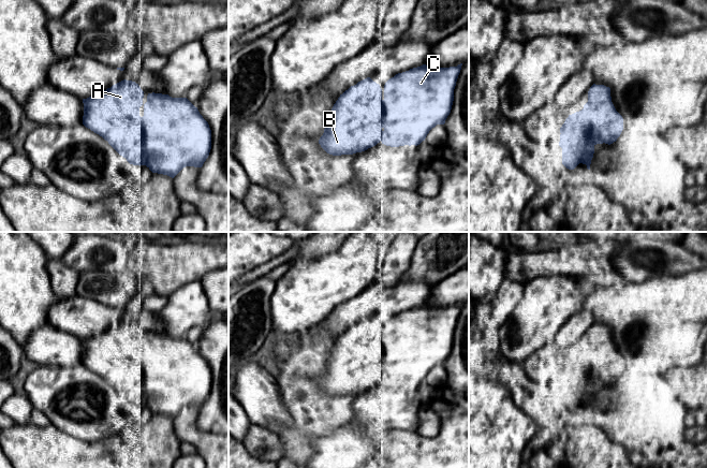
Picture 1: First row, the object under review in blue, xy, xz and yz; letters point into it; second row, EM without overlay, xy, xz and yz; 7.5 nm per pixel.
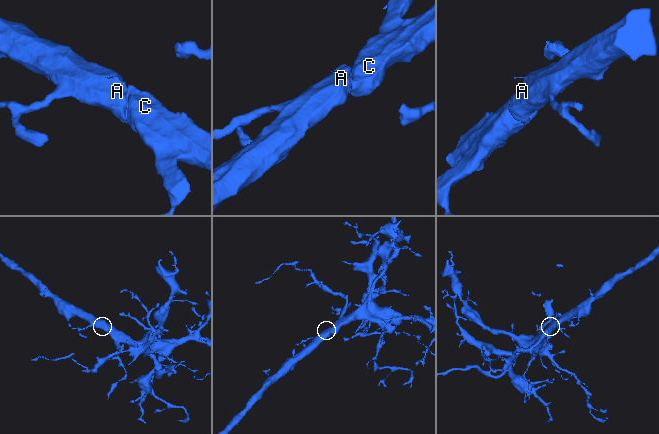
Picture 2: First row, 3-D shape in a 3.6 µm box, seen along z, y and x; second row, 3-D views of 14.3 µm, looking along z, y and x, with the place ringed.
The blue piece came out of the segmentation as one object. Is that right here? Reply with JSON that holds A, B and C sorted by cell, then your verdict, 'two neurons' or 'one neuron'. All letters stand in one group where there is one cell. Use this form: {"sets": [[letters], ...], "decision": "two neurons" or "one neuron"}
{"sets": [["A", "B", "C"]], "decision": "one neuron"}

